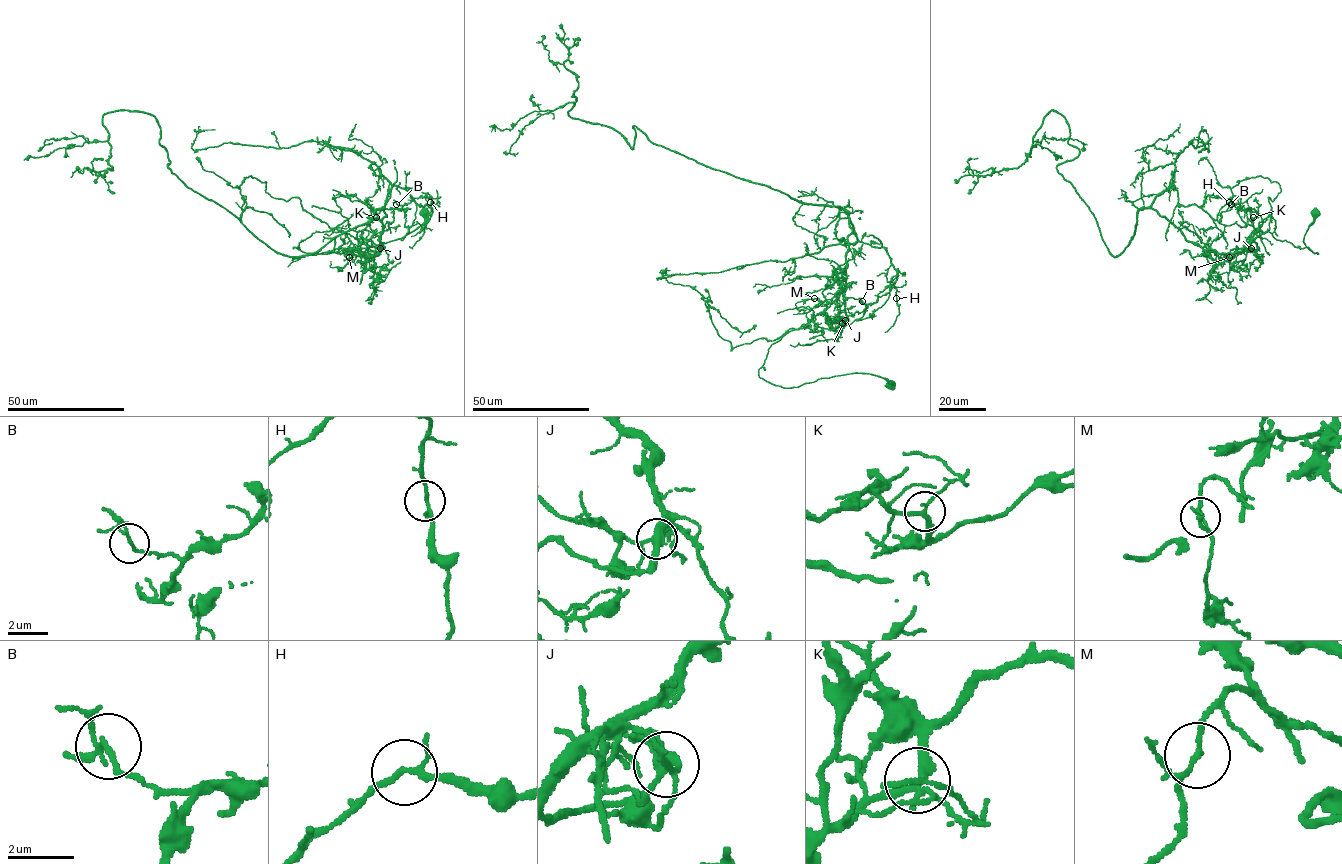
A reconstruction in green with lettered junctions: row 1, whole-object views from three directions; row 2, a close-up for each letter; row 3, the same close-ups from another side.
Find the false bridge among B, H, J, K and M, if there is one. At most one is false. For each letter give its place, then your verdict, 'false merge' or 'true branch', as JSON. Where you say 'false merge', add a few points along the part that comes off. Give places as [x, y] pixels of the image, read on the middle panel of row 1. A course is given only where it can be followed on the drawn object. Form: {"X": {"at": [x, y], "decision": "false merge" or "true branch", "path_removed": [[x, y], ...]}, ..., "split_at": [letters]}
{"B": {"at": [862, 301], "decision": "true branch"}, "H": {"at": [896, 298], "decision": "true branch"}, "J": {"at": [845, 320], "decision": "false merge", "path_removed": [[845, 320], [818, 314], [777, 339], [731, 351], [706, 301], [706, 311], [714, 308], [741, 332], [754, 329]]}, "K": {"at": [842, 323], "decision": "true branch"}, "M": {"at": [814, 298], "decision": "true branch"}, "split_at": ["J"]}

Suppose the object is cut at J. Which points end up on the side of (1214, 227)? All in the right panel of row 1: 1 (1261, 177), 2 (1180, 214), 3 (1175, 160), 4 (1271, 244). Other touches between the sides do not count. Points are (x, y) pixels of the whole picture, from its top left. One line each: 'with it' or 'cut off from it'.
1: cut off from it
2: cut off from it
3: with it
4: with it

